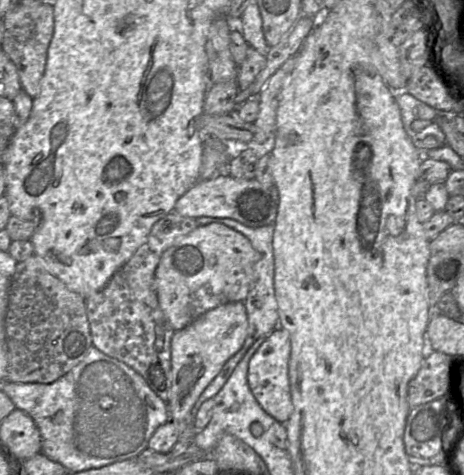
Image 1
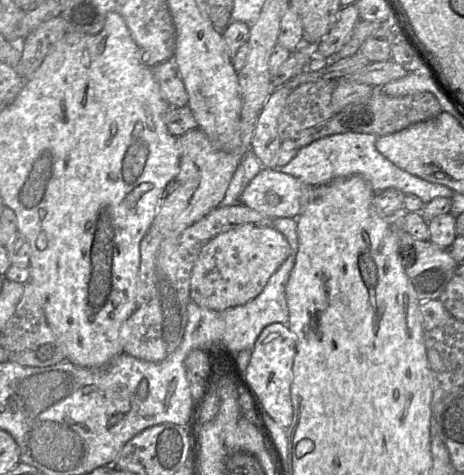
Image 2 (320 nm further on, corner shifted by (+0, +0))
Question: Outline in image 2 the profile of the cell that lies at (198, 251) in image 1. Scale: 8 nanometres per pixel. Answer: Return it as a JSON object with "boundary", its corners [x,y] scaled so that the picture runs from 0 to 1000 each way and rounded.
{"boundary":[[[524,474],[474,491],[427,535],[412,573],[409,632],[463,655],[524,642],[563,617],[623,535],[619,503],[586,476]]]}

